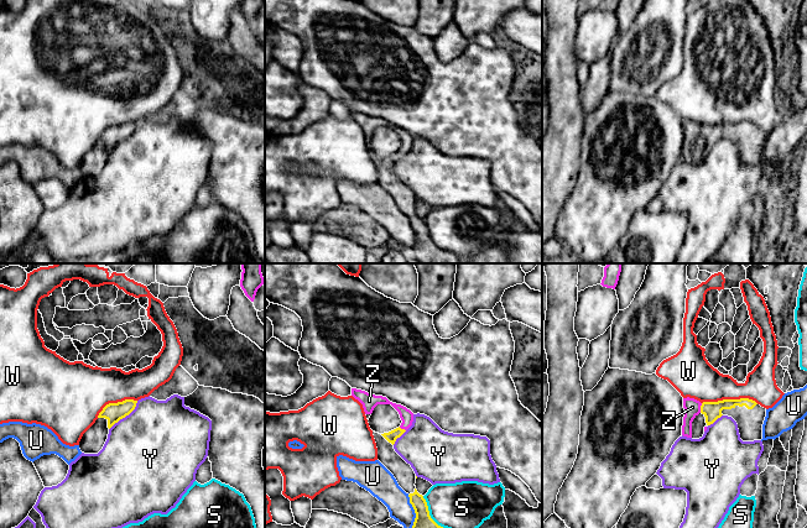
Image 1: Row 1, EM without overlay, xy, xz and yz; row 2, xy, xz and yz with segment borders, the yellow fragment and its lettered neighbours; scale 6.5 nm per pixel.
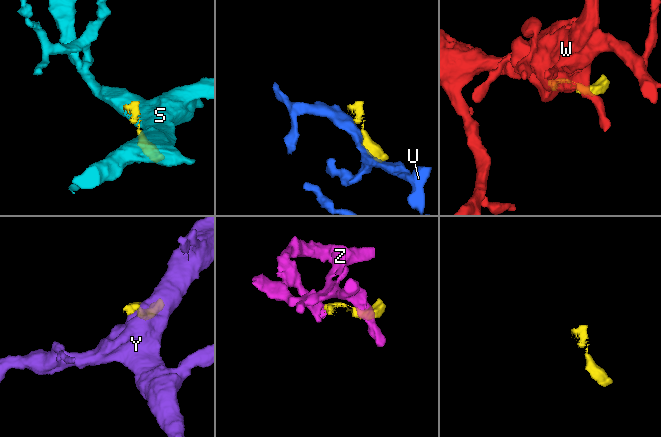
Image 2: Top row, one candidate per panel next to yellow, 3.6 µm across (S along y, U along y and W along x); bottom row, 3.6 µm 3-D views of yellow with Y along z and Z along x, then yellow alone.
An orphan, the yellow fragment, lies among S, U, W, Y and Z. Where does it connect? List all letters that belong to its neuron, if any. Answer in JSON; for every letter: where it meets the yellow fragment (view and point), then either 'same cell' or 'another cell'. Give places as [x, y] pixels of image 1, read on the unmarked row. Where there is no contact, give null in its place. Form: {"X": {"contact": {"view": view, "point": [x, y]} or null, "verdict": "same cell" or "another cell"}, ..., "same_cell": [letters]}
{"S": {"contact": {"view": "xz", "point": [433, 244]}, "verdict": "another cell"}, "U": {"contact": {"view": "xz", "point": [415, 235]}, "verdict": "another cell"}, "W": {"contact": {"view": "yz", "point": [730, 123]}, "verdict": "another cell"}, "Y": {"contact": {"view": "xy", "point": [125, 139]}, "verdict": "another cell"}, "Z": {"contact": {"view": "yz", "point": [701, 131]}, "verdict": "same cell"}, "same_cell": ["Z"]}

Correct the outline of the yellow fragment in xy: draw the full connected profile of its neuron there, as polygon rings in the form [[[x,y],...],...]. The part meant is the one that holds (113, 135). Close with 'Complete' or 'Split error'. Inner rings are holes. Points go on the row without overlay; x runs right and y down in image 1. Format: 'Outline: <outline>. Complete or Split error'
Outline: [[[125,122],[106,127],[99,136],[95,146],[83,157],[79,172],[84,177],[98,177],[109,157],[109,152],[120,142],[129,138],[136,130],[137,124]]]. Split error

